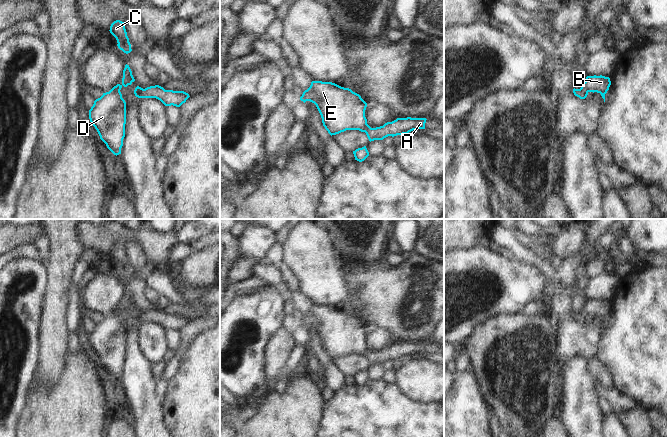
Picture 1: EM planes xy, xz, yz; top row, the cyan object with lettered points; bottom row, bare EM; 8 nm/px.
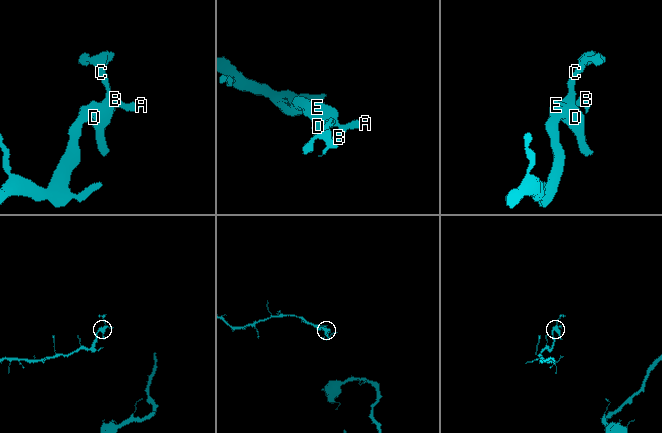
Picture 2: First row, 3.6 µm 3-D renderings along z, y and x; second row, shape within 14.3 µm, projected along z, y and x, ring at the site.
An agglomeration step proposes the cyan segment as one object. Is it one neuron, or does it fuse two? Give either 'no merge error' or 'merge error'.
no merge error

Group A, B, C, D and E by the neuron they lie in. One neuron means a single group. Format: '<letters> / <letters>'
A B C D E

